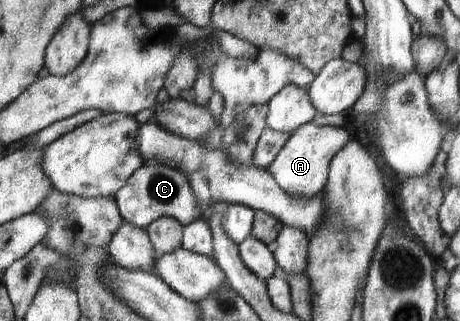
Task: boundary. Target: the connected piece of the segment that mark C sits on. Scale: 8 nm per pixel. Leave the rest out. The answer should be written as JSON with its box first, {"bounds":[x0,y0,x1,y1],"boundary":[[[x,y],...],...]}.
{"bounds":[116,161,201,229],"boundary":[[[155,161],[145,162],[130,177],[129,183],[117,193],[116,201],[124,221],[143,229],[159,218],[175,218],[186,226],[201,217],[197,195],[187,174]]]}

